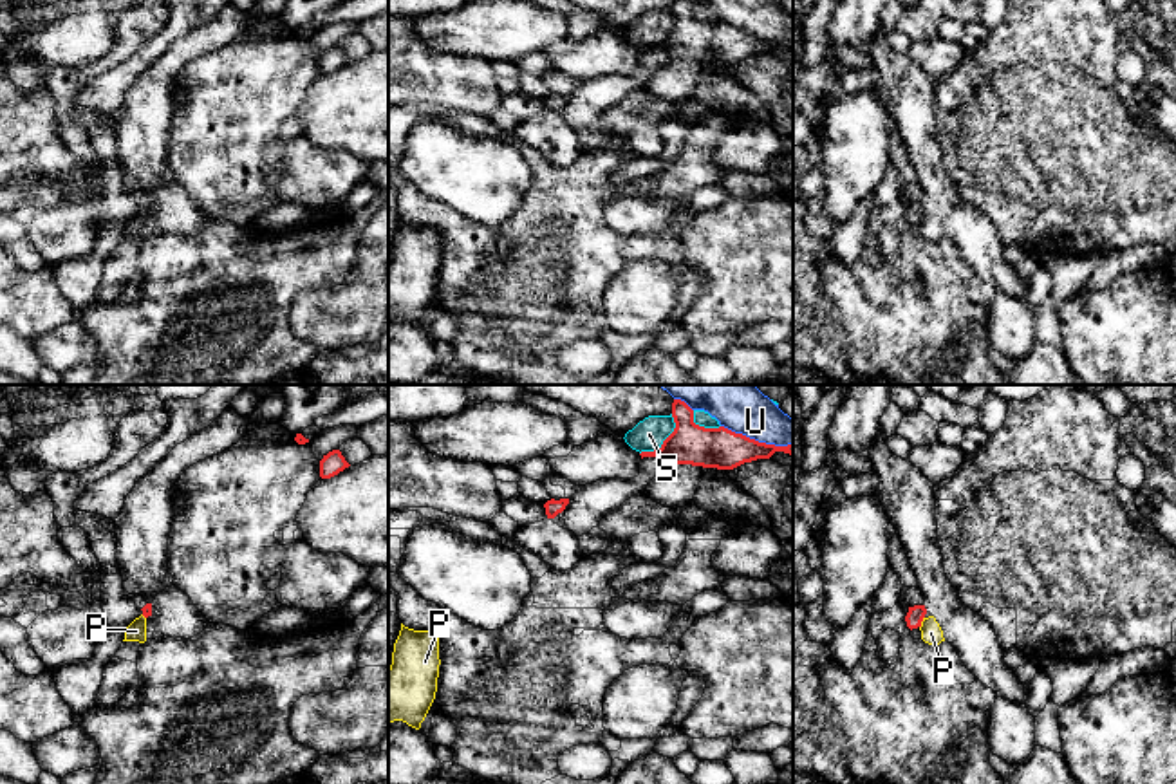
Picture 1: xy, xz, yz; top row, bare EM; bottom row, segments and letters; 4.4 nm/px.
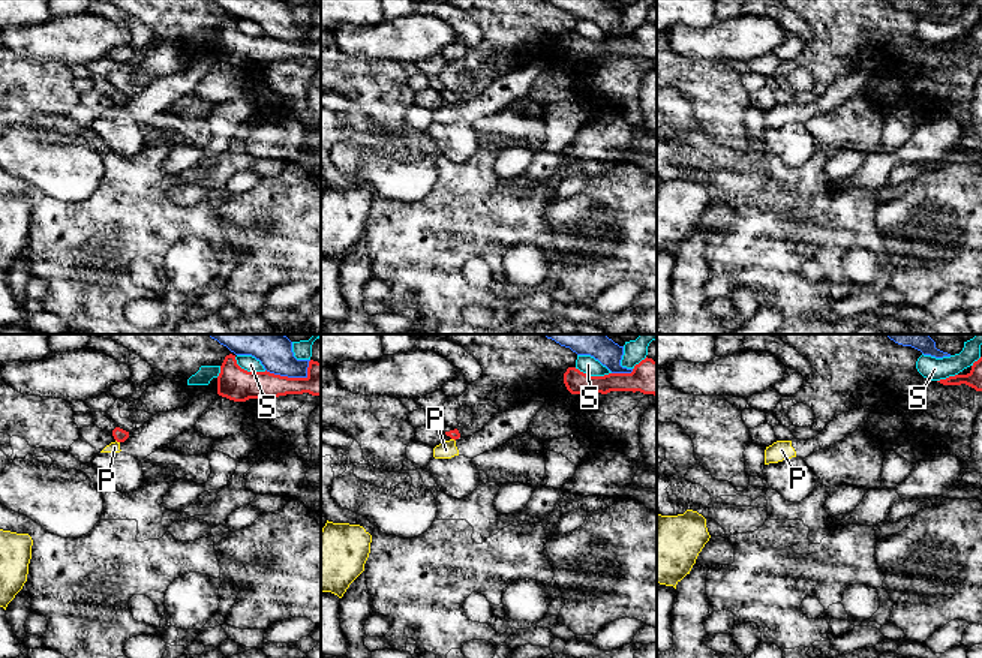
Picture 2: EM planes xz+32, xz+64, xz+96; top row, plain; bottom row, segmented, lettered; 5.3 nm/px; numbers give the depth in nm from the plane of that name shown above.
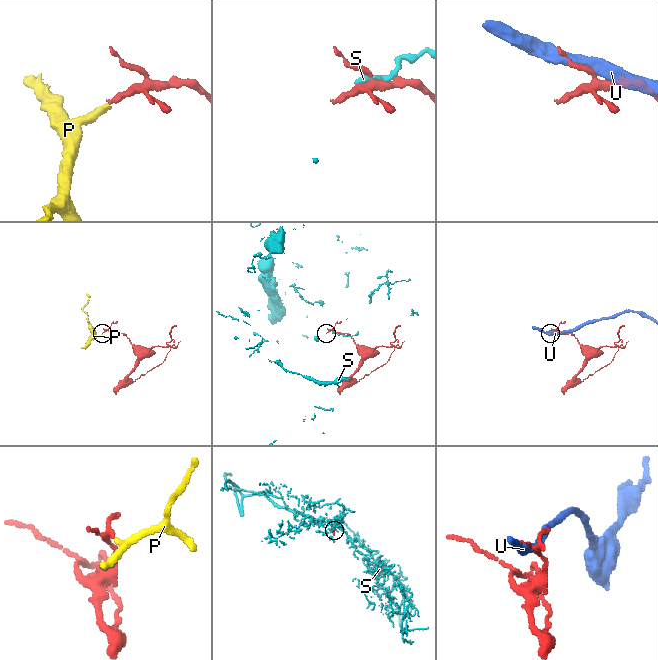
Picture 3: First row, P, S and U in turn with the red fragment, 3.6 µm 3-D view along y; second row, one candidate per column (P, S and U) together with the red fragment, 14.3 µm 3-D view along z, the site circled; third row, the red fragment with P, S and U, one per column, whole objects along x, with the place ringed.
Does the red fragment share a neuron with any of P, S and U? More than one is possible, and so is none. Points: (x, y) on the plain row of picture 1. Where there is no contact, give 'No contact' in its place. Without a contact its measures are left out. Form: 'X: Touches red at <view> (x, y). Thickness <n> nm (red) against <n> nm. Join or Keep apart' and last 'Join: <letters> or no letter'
P: Touches red at yz (922, 215). Thickness 80 nm (red) against 100 nm. Keep apart
S: Touches red at xz (663, 37). Thickness 180 nm (red) against 140 nm. Keep apart
U: Touches red at xz (757, 37). Thickness 180 nm (red) against 180 nm. Keep apart
Join: no letter

